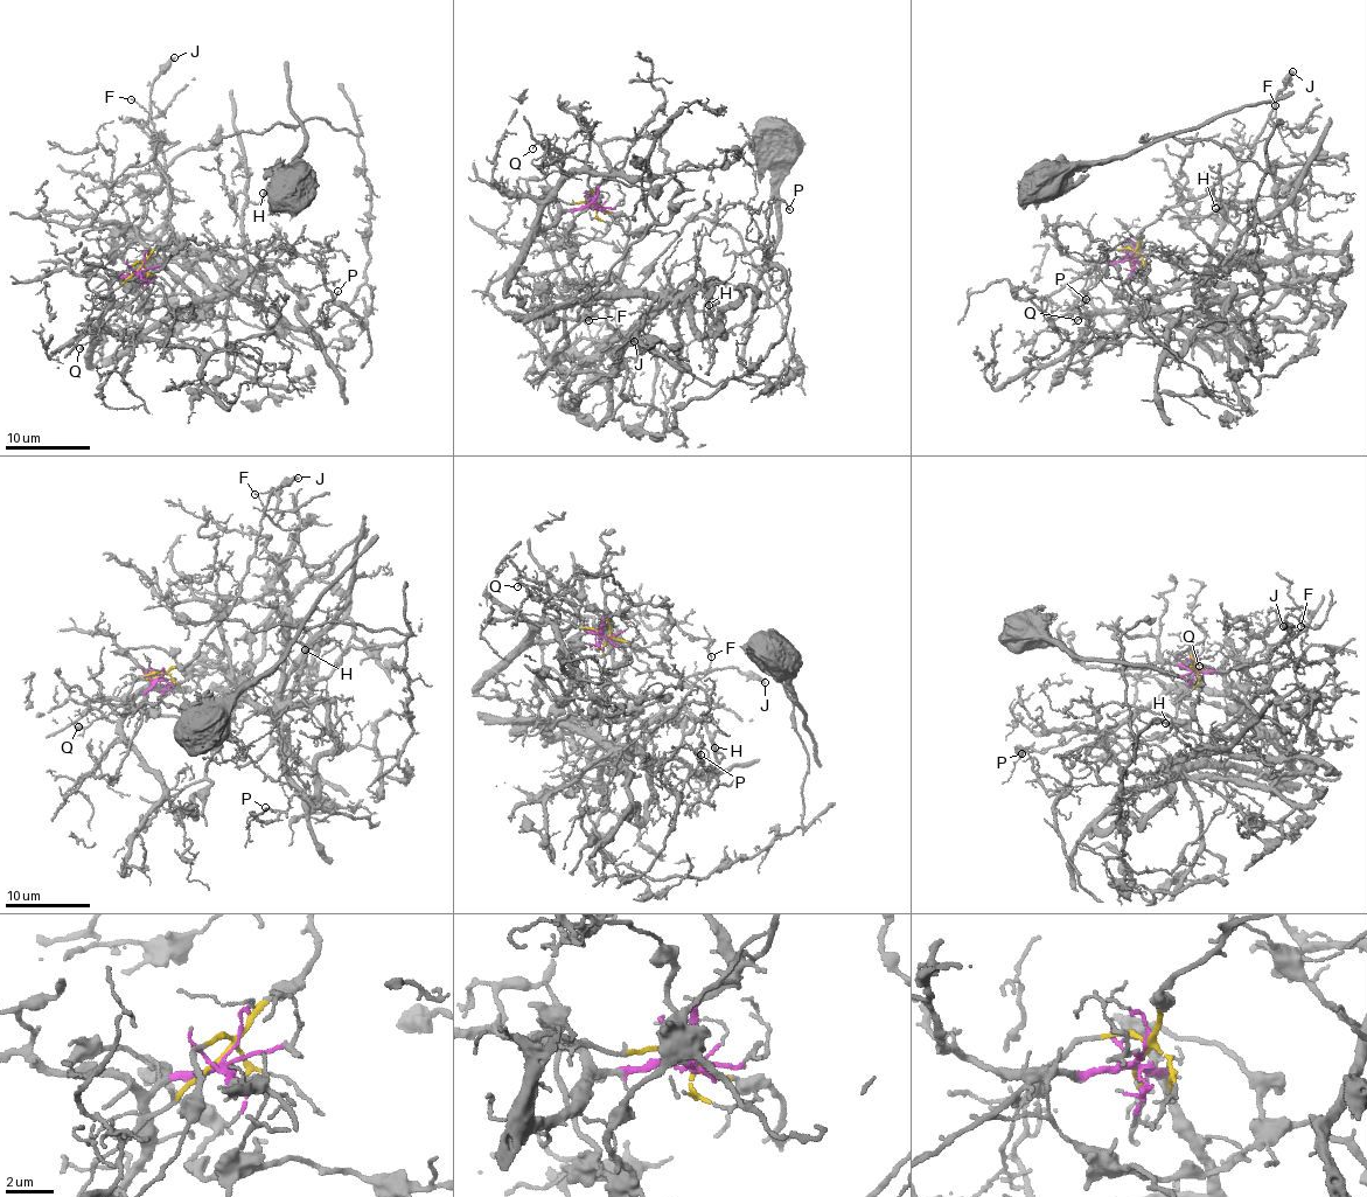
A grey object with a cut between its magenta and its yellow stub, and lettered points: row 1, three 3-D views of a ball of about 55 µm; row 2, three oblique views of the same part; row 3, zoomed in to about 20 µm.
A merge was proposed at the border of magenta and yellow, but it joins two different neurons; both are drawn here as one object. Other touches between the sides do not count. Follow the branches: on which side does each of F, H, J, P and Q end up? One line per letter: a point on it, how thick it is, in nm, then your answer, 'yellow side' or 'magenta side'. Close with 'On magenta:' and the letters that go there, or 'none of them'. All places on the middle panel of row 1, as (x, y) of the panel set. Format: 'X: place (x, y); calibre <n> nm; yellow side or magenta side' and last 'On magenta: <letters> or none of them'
F: place (588, 320); calibre 110 nm; yellow side
H: place (709, 305); calibre 140 nm; magenta side
J: place (634, 341); calibre 320 nm; yellow side
P: place (789, 209); calibre 130 nm; magenta side
Q: place (532, 148); calibre 120 nm; yellow side
On magenta: H, P

